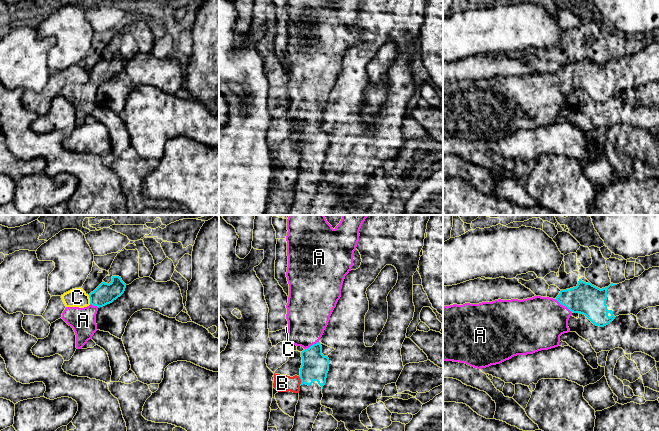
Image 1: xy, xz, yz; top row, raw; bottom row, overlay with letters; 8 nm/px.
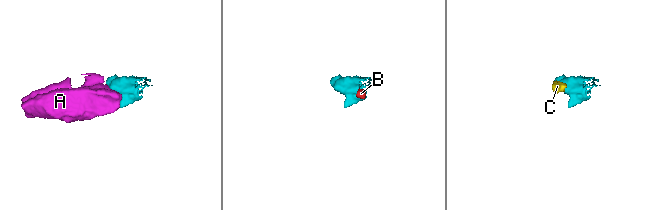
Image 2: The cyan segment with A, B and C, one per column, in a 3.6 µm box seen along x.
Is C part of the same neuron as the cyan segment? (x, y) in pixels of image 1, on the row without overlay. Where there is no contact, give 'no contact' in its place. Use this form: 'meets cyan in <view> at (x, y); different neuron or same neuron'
meets cyan in xy at (90, 75); different neuron

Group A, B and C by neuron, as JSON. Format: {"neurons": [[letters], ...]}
{"neurons": [["A"], ["B", "C"]]}

